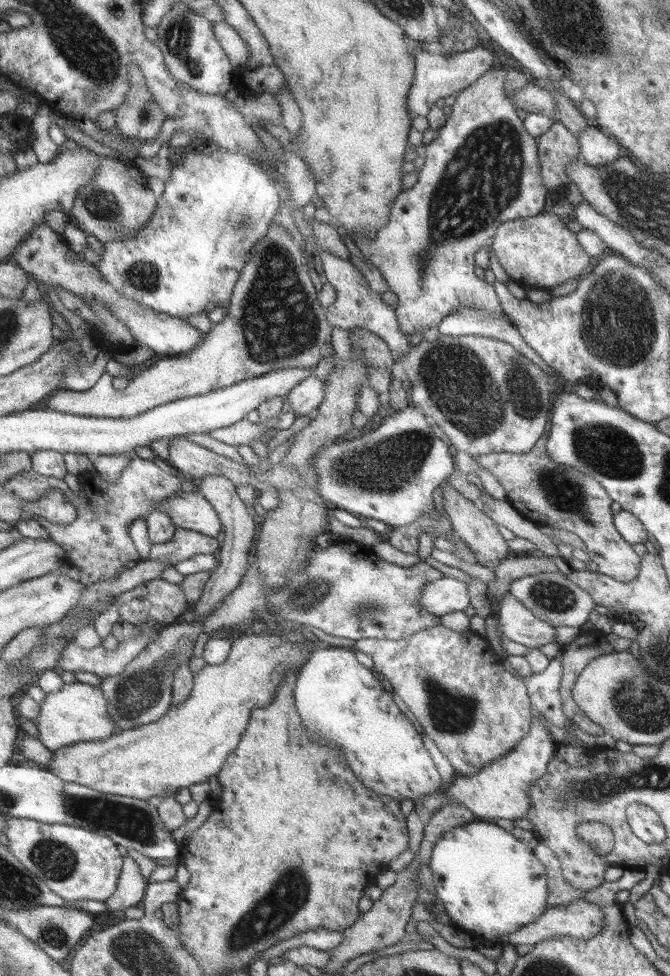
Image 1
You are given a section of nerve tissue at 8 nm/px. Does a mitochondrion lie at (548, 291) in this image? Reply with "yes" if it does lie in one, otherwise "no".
no

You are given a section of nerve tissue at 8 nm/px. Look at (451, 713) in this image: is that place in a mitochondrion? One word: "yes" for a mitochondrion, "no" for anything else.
yes

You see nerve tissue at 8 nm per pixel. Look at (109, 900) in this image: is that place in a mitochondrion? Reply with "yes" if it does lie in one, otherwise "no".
no

